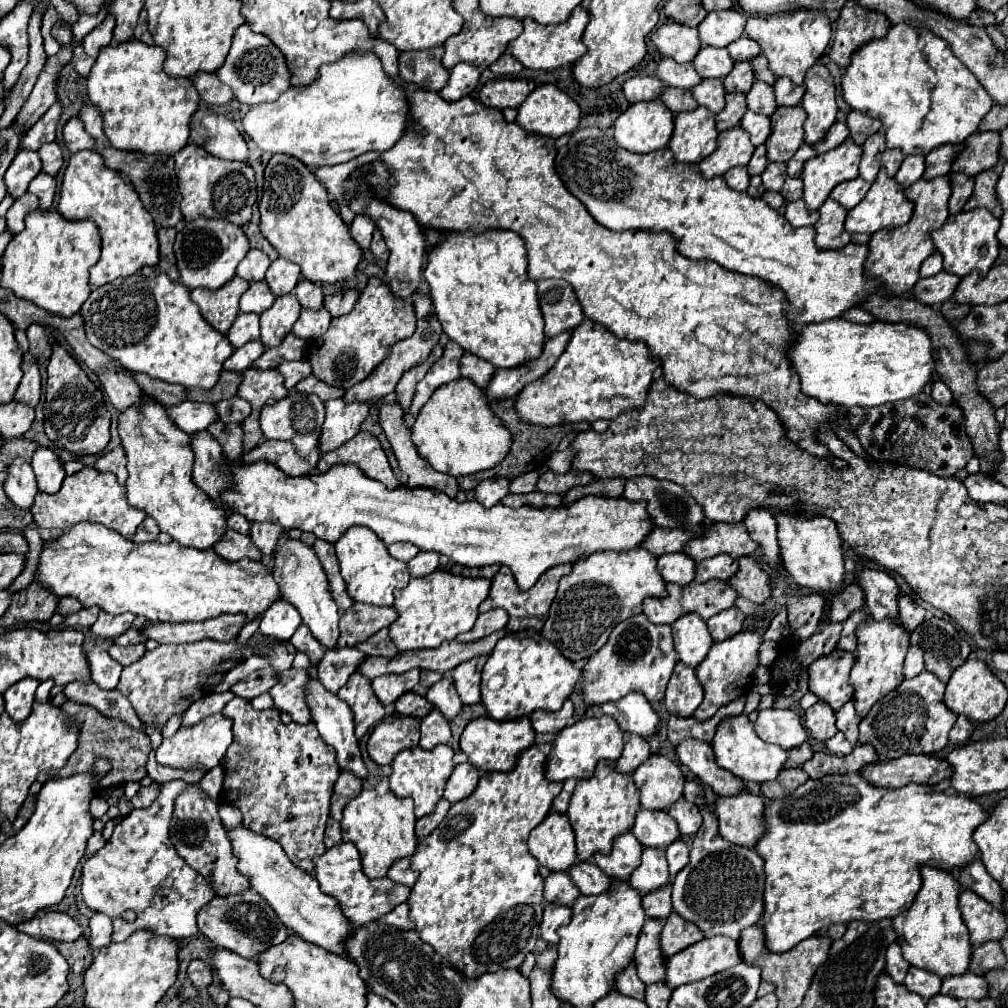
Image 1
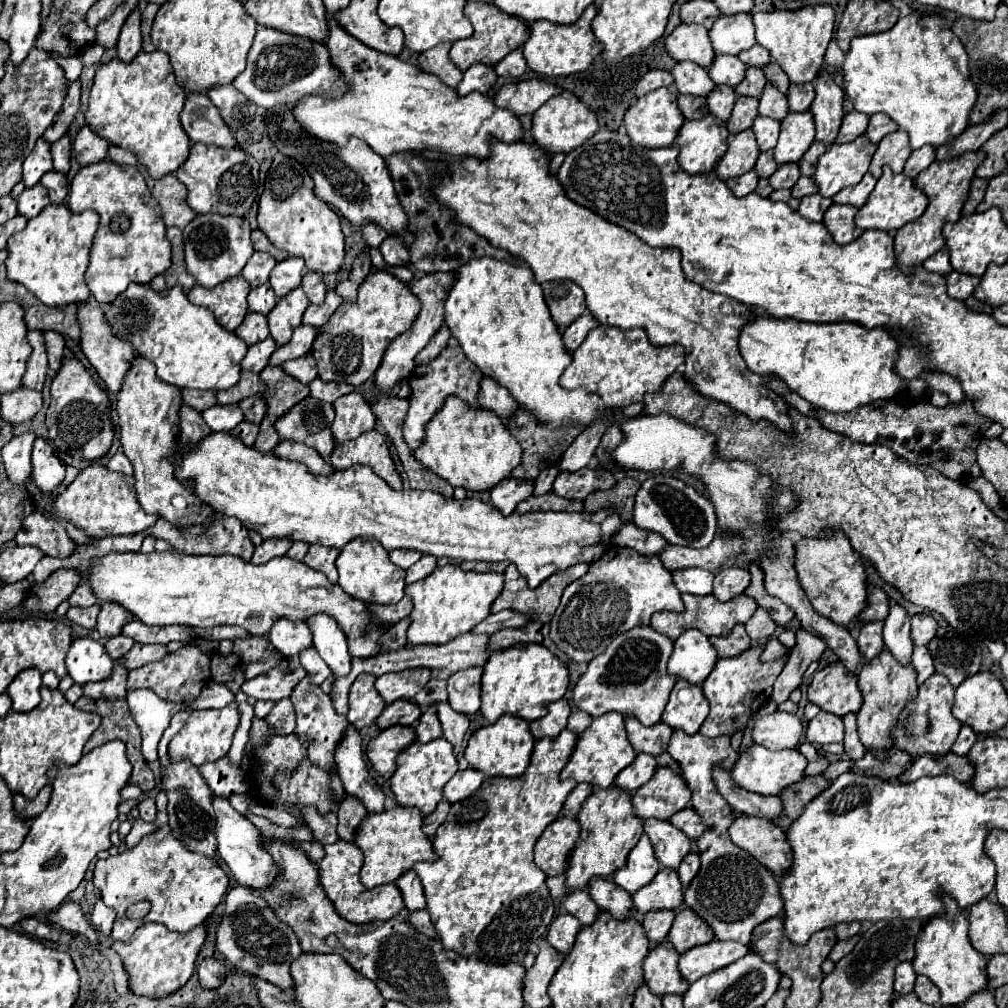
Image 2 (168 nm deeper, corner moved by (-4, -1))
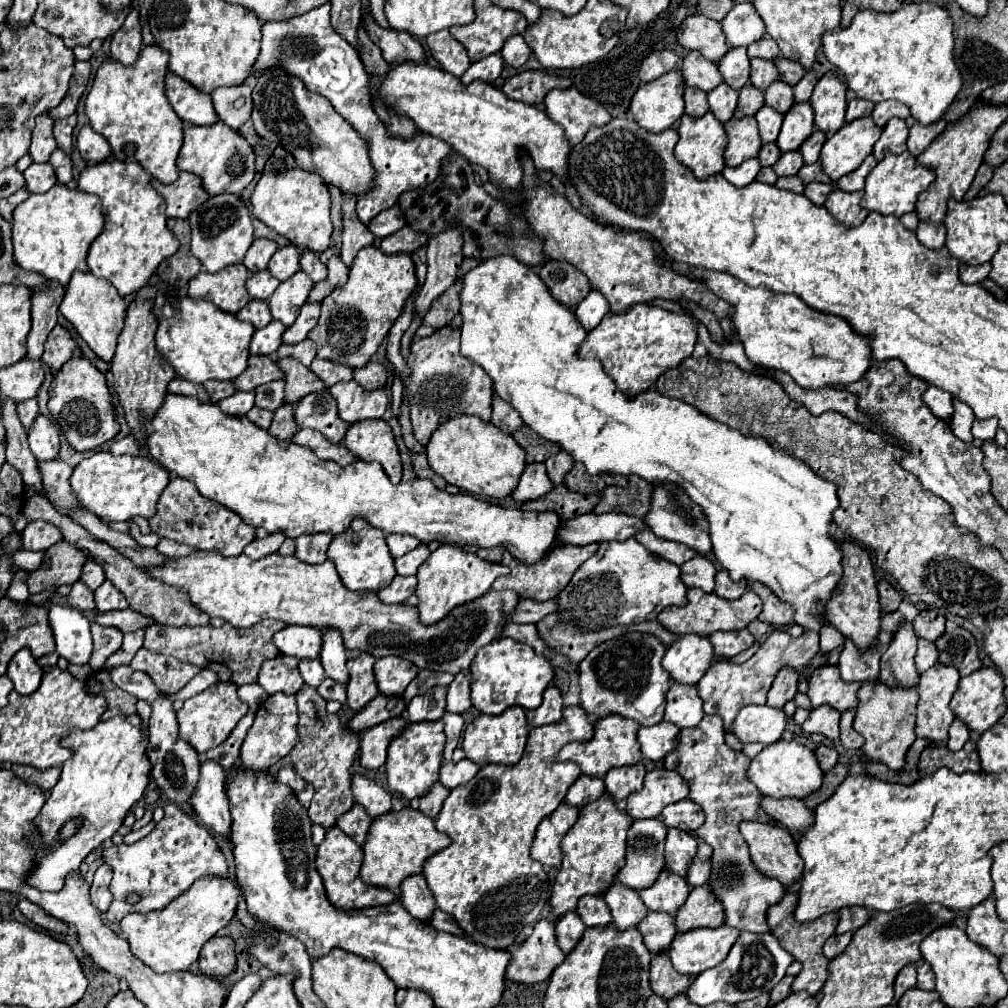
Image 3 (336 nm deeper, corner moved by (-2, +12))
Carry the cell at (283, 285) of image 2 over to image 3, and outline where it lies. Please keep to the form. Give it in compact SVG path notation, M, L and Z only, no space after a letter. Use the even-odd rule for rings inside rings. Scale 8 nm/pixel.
M288 244L288 246L276 250L276 254L272 256L272 260L268 264L268 270L272 272L274 278L278 278L282 282L300 270L298 264L300 264L300 252L296 246Z

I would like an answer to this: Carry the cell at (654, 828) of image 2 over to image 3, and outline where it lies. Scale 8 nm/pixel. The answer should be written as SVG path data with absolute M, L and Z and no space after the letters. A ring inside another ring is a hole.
M670 828L666 838L666 868L686 878L692 858L696 856L696 850L698 850L698 840L692 834Z

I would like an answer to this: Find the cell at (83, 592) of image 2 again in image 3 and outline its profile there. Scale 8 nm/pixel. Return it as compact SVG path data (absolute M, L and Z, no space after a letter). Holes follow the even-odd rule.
M88 560L86 564L84 564L84 568L82 568L82 578L80 578L88 588L92 588L92 590L96 590L104 580L106 580L106 576L104 576L104 570L102 570L102 566L98 564L98 562L94 562L94 560Z

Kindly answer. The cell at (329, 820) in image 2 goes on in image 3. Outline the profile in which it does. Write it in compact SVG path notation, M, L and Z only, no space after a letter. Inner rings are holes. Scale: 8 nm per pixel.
M284 764L282 768L280 768L280 774L278 774L278 782L282 782L282 784L288 784L288 786L292 786L294 788L294 792L298 794L304 786L306 786L306 782L304 782L304 778L290 766L290 764Z

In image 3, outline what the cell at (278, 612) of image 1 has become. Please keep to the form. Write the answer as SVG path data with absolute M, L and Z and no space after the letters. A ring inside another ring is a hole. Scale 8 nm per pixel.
M286 626L274 638L280 654L298 658L298 660L316 660L322 648L322 632L308 630L304 626Z

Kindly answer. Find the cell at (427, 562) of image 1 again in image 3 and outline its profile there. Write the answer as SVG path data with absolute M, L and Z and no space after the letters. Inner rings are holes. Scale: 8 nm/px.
M420 544L420 546L414 548L412 552L408 552L408 554L400 556L400 558L396 558L394 562L396 562L398 574L400 574L400 576L412 576L412 574L416 574L418 566L420 566L428 556L430 556L428 546L426 546L426 544Z

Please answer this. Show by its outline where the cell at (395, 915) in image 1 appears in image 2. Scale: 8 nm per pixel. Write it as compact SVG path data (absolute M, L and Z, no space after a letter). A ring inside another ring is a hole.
M426 909L406 913L406 919L408 919L408 921L414 925L414 929L418 929L420 933L424 933L424 935L428 935L428 937L436 937L434 925L430 923L430 915L426 913Z

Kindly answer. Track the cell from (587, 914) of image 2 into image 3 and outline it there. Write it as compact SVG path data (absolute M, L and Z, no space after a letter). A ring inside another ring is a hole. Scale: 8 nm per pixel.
M584 896L584 898L578 902L576 912L578 912L578 916L582 918L582 922L584 922L588 928L612 924L612 914L610 914L604 898Z

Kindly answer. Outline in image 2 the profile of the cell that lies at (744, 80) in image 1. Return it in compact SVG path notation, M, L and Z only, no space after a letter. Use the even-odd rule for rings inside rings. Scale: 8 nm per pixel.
M748 67L744 81L738 83L738 85L734 87L734 91L736 91L736 95L760 97L764 85L766 85L766 77L764 77L762 69L760 69L760 67Z

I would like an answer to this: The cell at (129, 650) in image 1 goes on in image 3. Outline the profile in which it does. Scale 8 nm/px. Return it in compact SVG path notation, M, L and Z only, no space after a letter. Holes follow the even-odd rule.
M268 620L268 622L258 622L256 626L248 630L240 630L234 626L164 626L164 624L154 624L148 626L146 636L144 636L144 648L174 656L180 662L194 664L198 668L208 668L218 674L222 682L234 682L234 684L252 684L258 678L260 666L264 660L276 658L280 652L276 650L272 636L284 628L284 622Z

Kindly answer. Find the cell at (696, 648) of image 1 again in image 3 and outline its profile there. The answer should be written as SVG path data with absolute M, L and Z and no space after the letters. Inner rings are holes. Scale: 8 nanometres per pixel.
M682 634L672 644L672 648L666 650L662 666L674 682L694 686L710 668L712 658L714 650L708 638L700 638L698 634Z

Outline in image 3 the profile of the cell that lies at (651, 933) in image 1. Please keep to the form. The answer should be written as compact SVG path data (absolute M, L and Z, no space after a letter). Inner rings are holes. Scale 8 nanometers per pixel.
M656 954L654 956L652 966L650 966L650 984L652 984L652 990L660 998L670 1000L676 994L684 994L694 980L696 978L692 978L692 976L678 974L672 968L672 962L670 962L668 954Z

